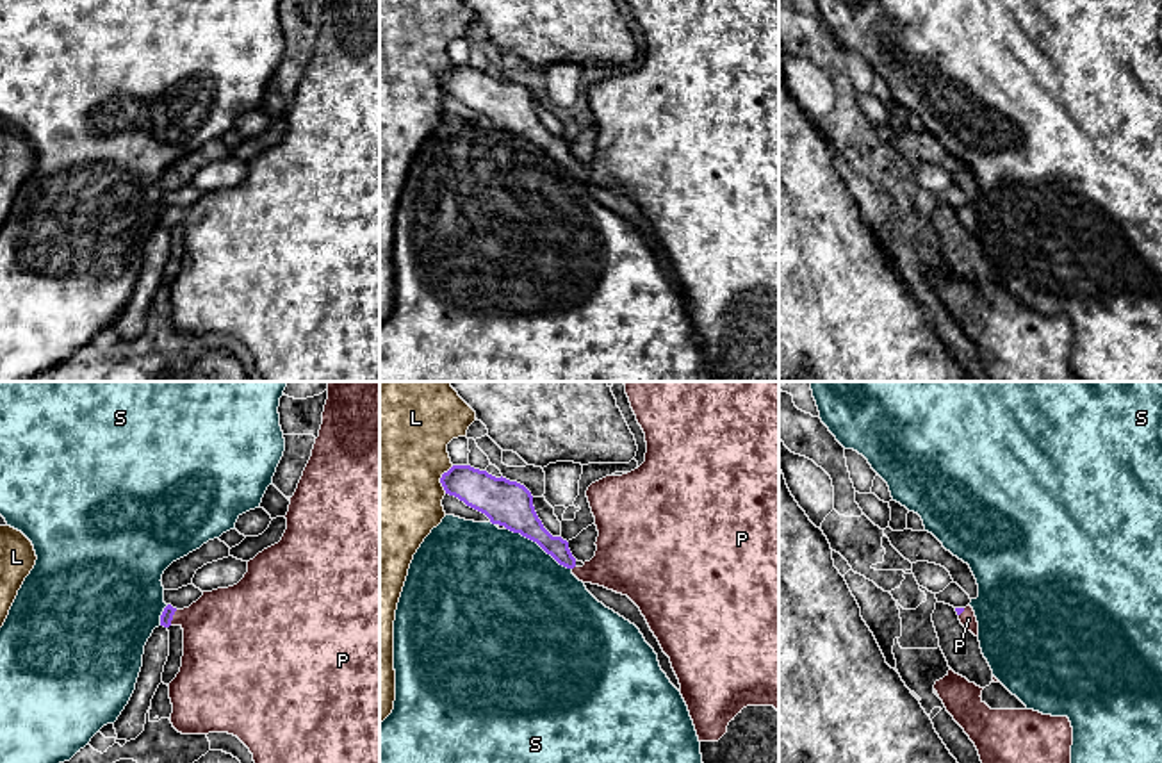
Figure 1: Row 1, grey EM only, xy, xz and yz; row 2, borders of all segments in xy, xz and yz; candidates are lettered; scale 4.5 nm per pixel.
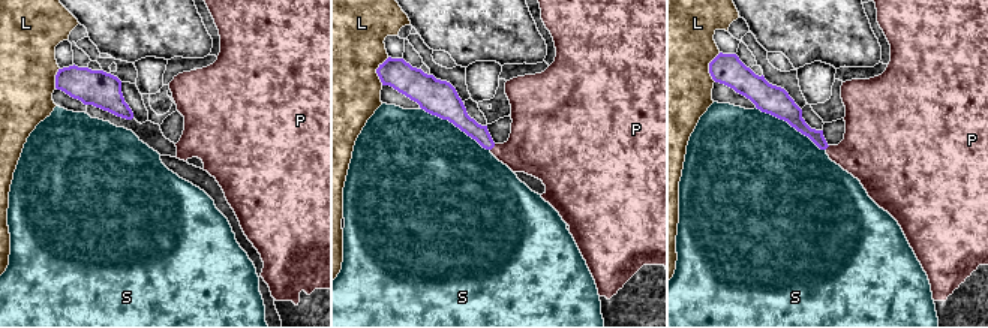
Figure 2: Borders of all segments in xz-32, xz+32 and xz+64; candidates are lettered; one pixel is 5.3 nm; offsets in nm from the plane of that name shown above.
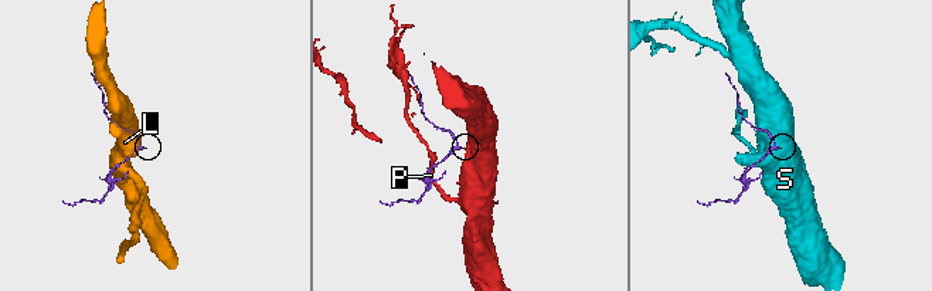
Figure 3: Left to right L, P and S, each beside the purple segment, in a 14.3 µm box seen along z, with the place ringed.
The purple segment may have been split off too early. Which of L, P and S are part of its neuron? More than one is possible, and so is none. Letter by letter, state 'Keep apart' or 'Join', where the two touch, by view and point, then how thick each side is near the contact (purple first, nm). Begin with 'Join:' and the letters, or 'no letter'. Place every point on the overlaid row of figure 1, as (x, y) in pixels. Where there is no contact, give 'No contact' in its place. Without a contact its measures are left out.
Join: P
L: Keep apart. Touches purple at xz (441, 478). Thickness 180 nm (purple) against 500 nm
P: Join. Touches purple at xy (171, 617). Thickness 60 nm (purple) against 380 nm
S: Keep apart. Touches purple at xz (539, 544). Thickness 200 nm (purple) against 500 nm

